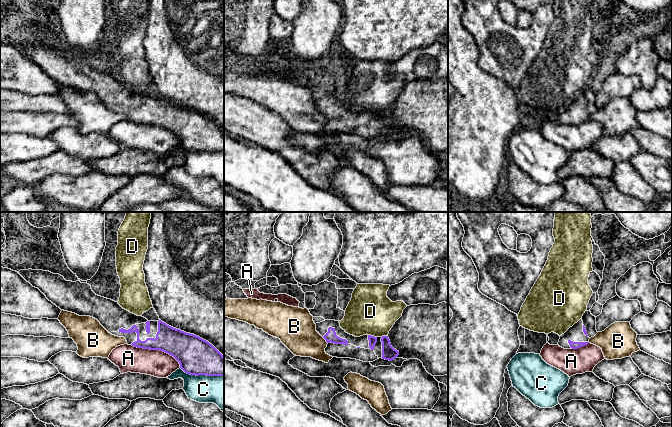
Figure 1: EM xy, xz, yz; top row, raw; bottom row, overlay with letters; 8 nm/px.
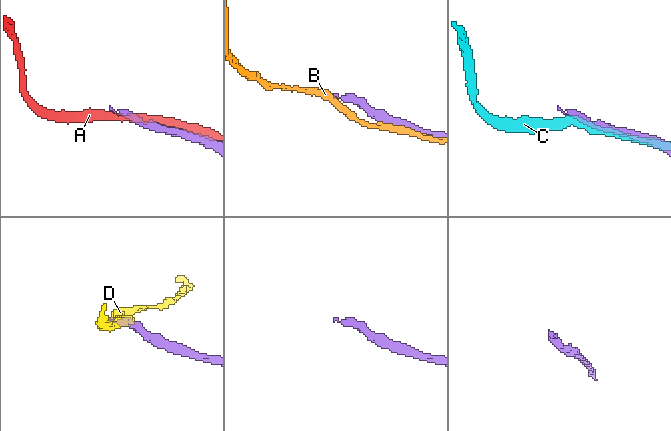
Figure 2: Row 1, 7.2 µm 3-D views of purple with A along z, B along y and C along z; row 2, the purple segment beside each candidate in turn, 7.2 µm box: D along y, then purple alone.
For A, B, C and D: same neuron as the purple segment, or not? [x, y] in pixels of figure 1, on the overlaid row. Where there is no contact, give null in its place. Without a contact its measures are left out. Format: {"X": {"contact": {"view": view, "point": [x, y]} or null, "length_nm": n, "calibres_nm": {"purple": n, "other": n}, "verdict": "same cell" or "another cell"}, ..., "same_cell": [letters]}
{"A": {"contact": {"view": "xy", "point": [157, 349]}, "length_nm": 440, "calibres_nm": {"purple": 260, "other": 220}, "verdict": "another cell"}, "B": {"contact": {"view": "xz", "point": [325, 339]}, "length_nm": 70, "calibres_nm": {"purple": 90, "other": 300}, "verdict": "another cell"}, "C": {"contact": {"view": "xy", "point": [202, 374]}, "length_nm": 360, "calibres_nm": {"purple": 300, "other": 240}, "verdict": "another cell"}, "D": {"contact": {"view": "xz", "point": [372, 336]}, "length_nm": 80, "calibres_nm": {"purple": 60, "other": 360}, "verdict": "another cell"}, "same_cell": []}

